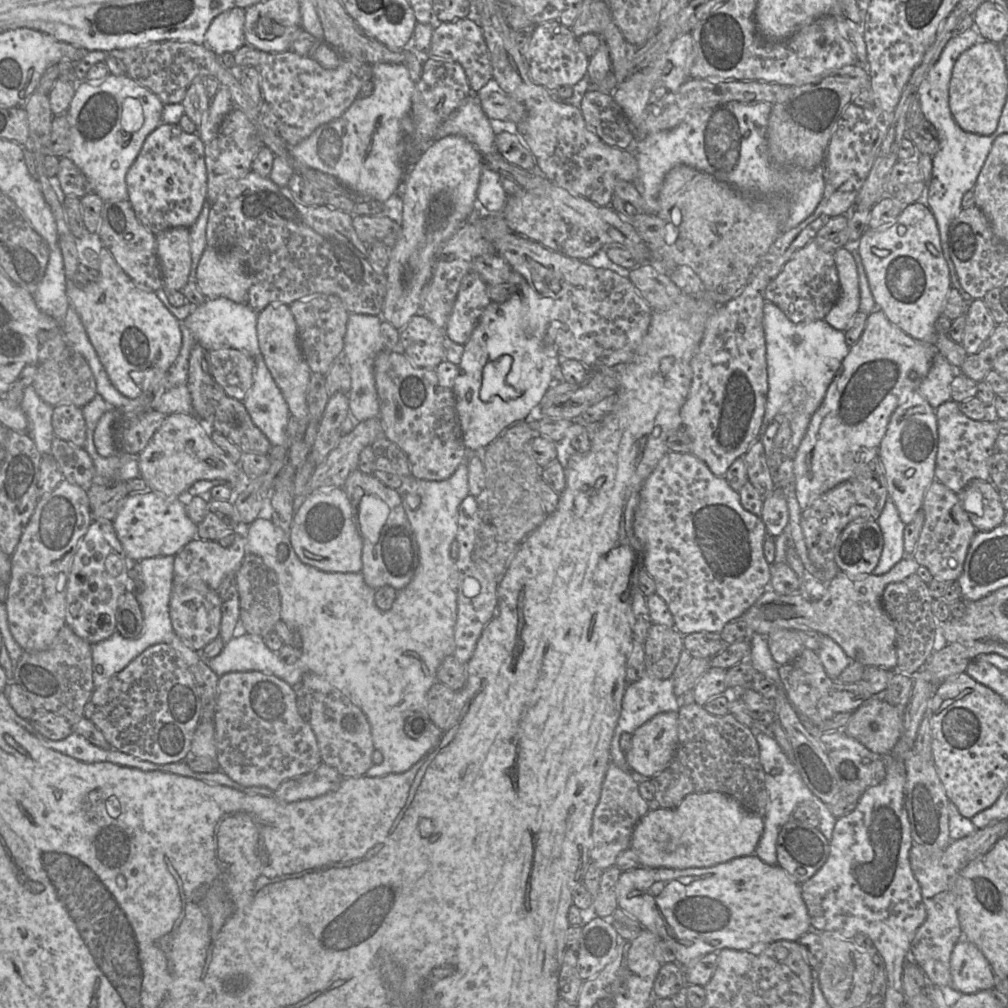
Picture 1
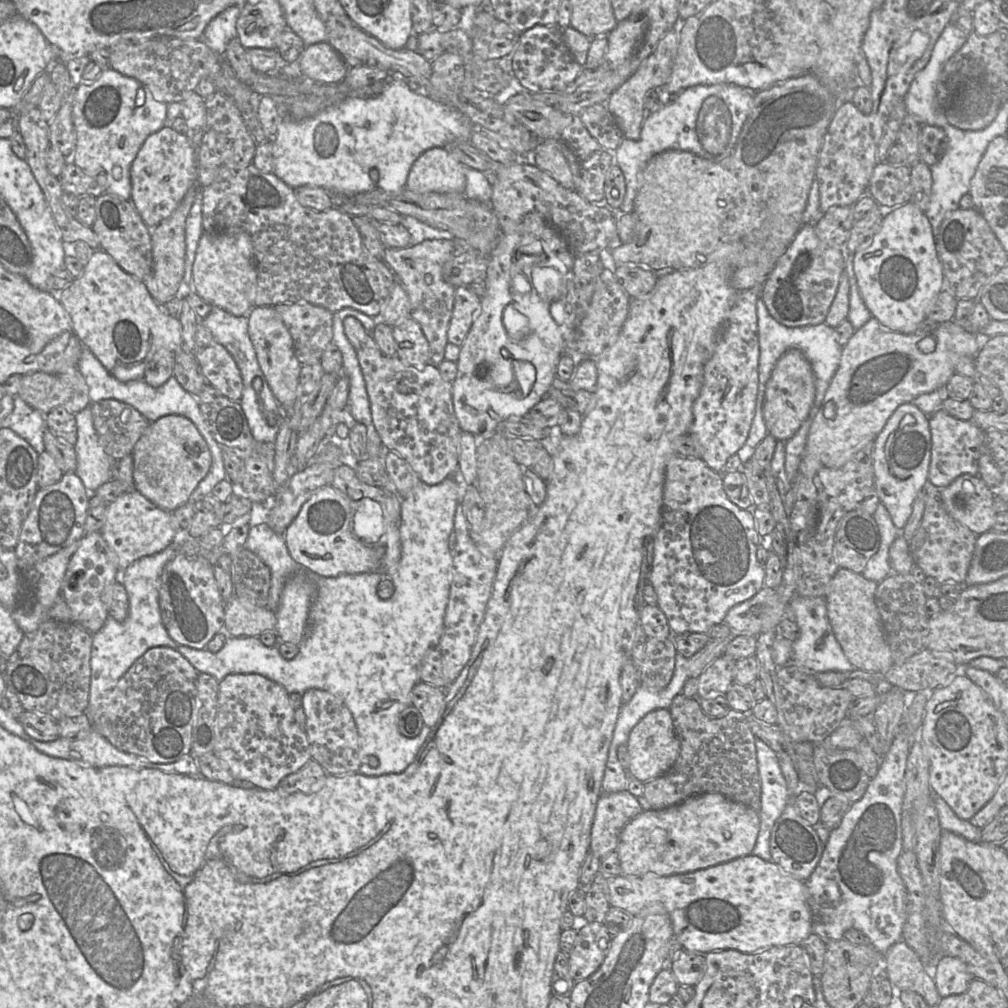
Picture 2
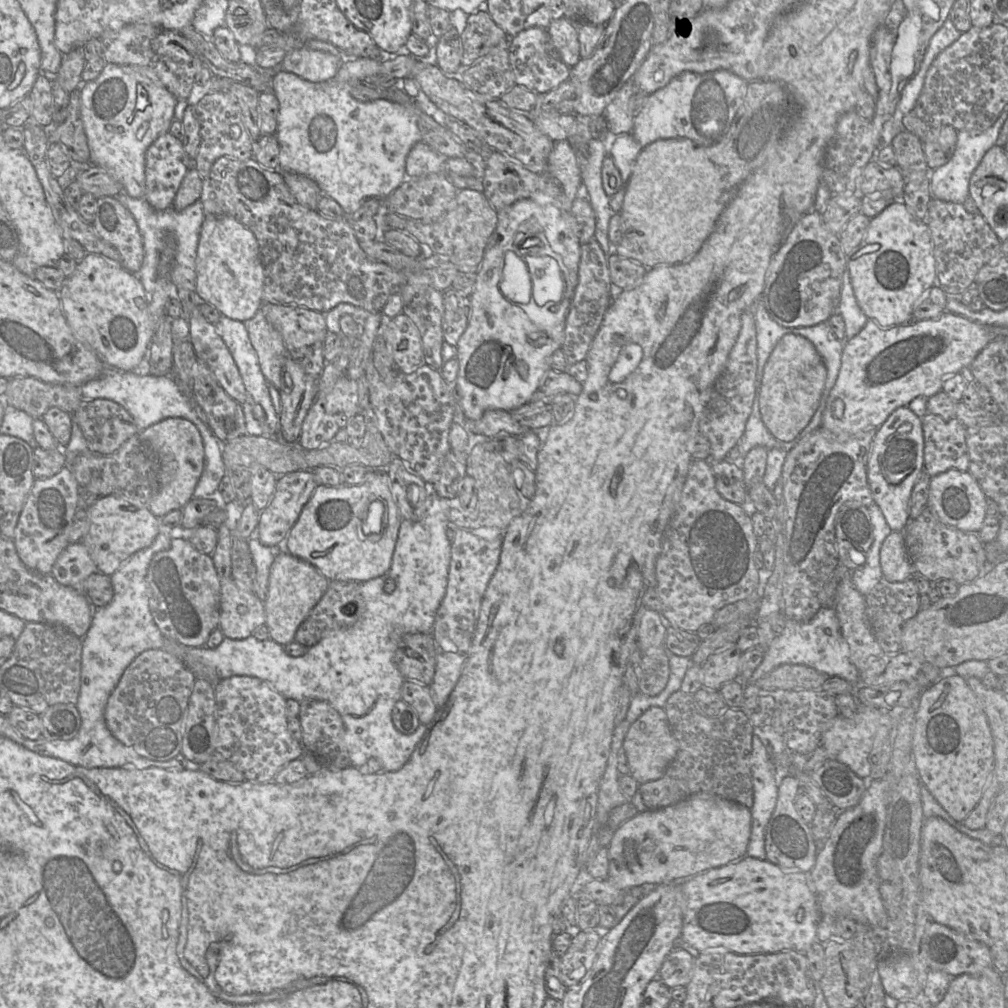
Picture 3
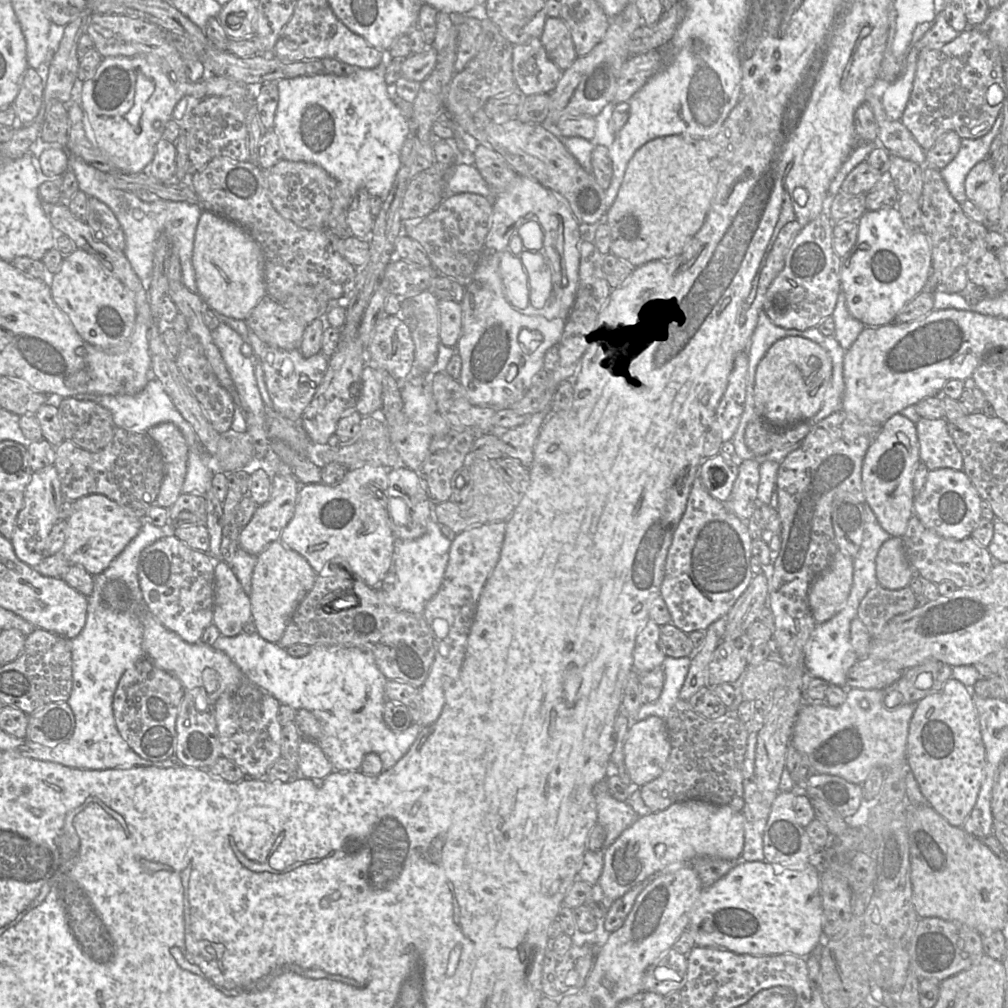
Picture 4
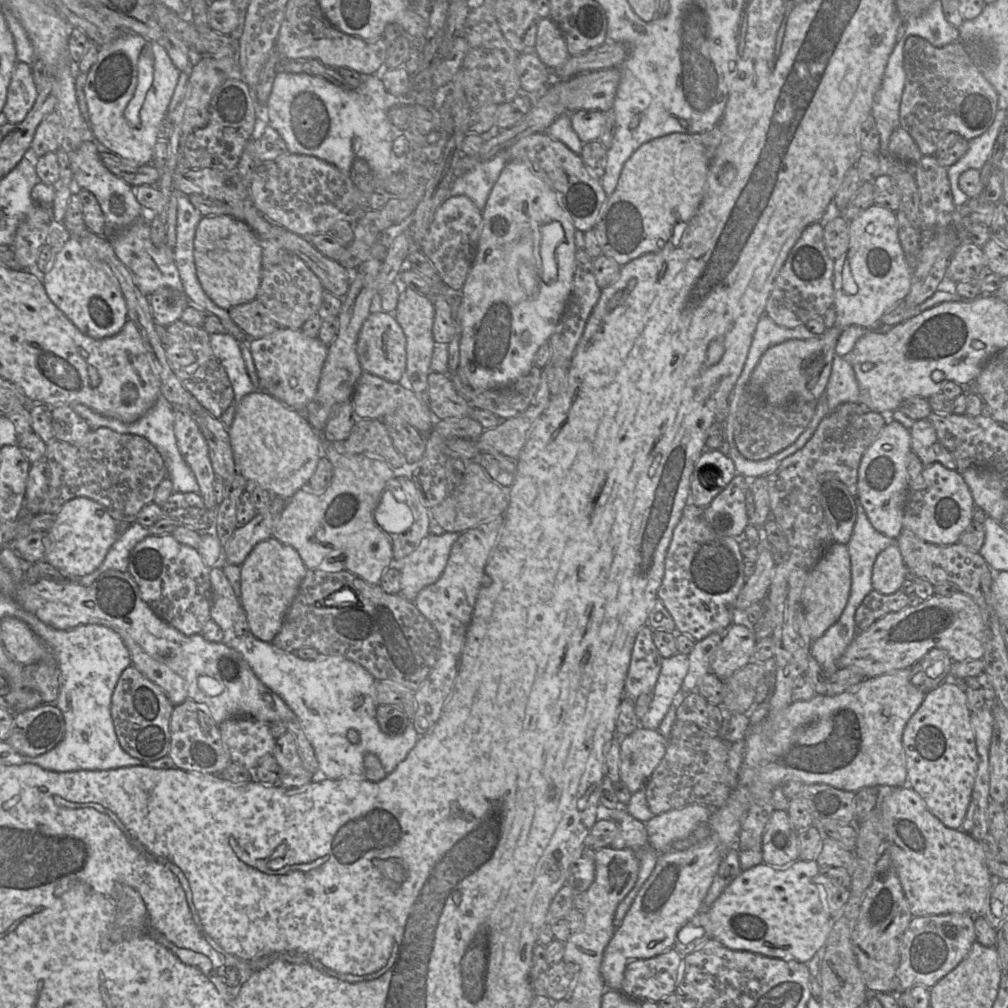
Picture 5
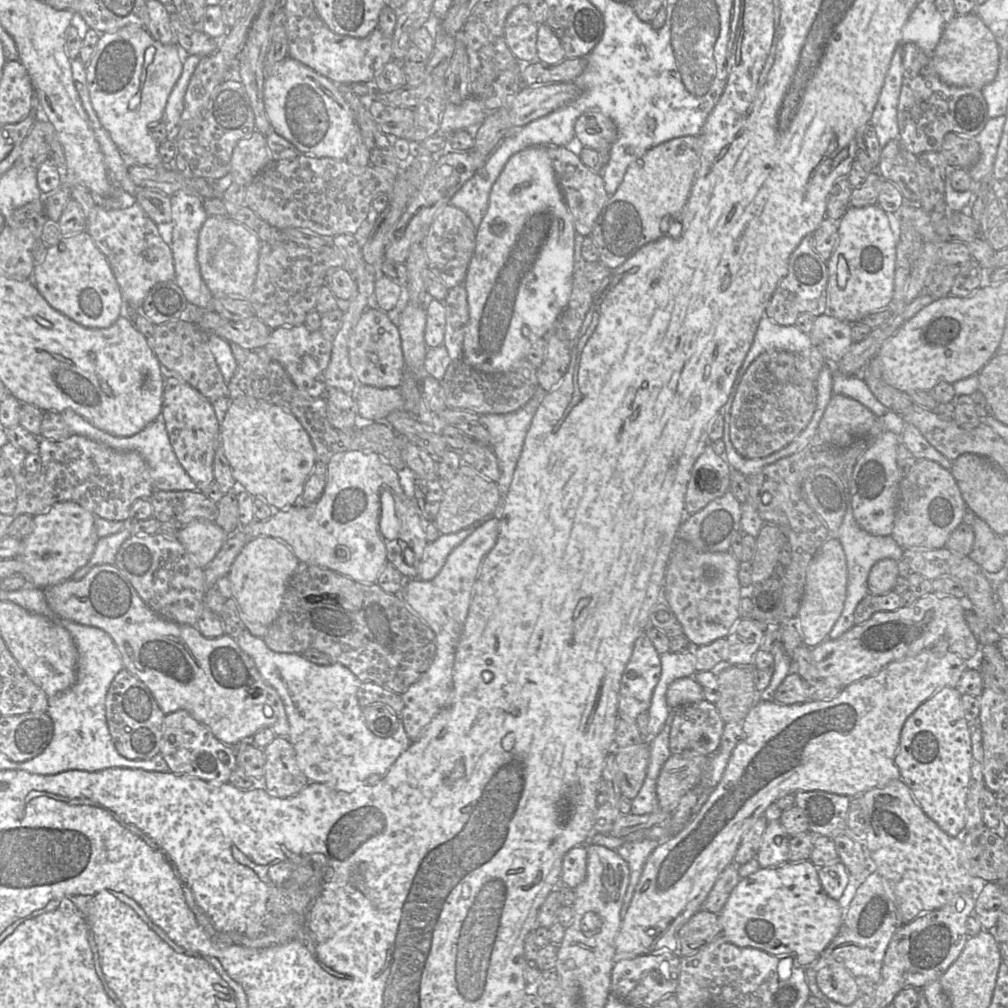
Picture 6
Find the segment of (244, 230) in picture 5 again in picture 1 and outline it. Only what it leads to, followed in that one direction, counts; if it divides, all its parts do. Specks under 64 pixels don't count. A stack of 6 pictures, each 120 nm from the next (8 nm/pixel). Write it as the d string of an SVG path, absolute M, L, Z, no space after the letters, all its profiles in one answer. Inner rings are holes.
M207 246L196 269L196 283L206 299L225 297L247 303L251 275L242 251L217 251Z

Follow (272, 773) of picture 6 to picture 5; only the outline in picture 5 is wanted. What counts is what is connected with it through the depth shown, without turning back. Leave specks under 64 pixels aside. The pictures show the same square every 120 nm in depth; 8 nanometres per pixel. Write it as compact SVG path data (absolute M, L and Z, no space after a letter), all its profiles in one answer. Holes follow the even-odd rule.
M286 732L276 739L271 755L280 766L279 786L281 788L297 789L314 782L316 776L304 768L292 733Z

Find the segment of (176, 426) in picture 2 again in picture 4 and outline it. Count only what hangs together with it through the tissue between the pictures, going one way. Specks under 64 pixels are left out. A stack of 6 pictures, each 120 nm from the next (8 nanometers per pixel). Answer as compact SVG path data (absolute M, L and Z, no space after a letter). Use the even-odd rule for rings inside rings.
M162 422L146 432L158 446L164 463L164 478L156 505L170 508L182 493L187 470L188 446L172 422Z

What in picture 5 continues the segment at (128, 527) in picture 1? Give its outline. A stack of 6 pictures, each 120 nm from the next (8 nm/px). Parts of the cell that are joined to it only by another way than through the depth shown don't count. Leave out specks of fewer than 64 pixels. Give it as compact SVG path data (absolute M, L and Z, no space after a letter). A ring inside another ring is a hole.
M75 497L56 513L53 525L43 537L45 560L58 569L64 579L79 580L101 565L119 537L117 525L103 505L87 497Z

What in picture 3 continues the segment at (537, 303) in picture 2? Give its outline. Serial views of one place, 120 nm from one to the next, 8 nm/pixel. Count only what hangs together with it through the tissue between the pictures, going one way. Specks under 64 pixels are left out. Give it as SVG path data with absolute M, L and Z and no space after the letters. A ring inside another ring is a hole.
M564 296L561 301L558 303L555 302L548 302L544 306L538 306L536 302L531 297L529 303L527 304L515 304L519 307L527 316L528 320L531 321L533 324L538 326L541 329L548 329L552 327L556 327L562 324L563 329L565 329L566 318L564 319L565 314L568 314L570 305L571 305L572 297Z

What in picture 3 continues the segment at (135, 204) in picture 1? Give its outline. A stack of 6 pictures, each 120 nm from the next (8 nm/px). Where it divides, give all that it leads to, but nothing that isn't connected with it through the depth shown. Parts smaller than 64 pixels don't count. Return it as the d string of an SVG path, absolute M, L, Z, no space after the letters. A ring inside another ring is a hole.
M169 132L158 137L145 153L145 195L144 199L155 209L173 207L177 190L189 169L189 159L180 139Z

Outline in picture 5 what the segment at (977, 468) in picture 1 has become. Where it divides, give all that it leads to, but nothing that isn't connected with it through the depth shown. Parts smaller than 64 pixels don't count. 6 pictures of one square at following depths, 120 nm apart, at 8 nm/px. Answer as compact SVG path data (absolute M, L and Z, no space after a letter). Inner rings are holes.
M928 419L915 421L909 431L911 450L919 457L924 466L940 463L948 469L956 470L954 457L938 442L935 428Z

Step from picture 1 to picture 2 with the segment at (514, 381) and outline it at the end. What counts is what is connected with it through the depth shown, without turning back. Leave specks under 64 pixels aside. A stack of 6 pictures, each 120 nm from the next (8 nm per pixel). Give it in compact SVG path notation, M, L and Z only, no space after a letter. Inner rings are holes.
M531 212L527 214L513 233L503 234L500 228L500 236L488 256L488 267L485 278L487 292L486 295L481 298L480 310L475 316L462 346L460 346L461 351L457 361L457 375L454 382L452 382L454 412L458 419L460 429L475 435L478 439L494 435L498 432L499 423L501 421L511 417L524 417L540 402L547 395L553 380L557 377L557 366L561 355L564 353L546 346L533 332L524 340L514 341L508 335L503 324L503 311L512 301L512 263L514 255L519 246L534 242L534 239L540 239L542 250L545 253L558 254L571 270L573 268L574 255L569 249L566 240L557 229L547 223L540 213ZM502 349L506 349L510 353L510 358L503 357ZM514 360L528 361L532 363L535 368L535 374L530 383L529 390L525 391L523 395L521 395L519 391L503 392L500 390L500 388L509 386L514 380Z

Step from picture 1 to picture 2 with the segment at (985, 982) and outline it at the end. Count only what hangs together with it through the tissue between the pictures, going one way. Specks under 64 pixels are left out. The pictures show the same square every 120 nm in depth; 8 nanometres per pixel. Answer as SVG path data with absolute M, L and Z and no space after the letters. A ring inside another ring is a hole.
M945 956L936 966L933 978L939 995L945 998L966 992L974 976L961 959Z

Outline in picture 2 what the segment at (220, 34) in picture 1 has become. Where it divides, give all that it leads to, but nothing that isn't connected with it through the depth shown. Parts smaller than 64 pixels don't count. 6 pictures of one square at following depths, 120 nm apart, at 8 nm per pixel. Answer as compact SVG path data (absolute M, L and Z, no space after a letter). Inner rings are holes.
M230 6L214 17L203 33L205 43L221 57L224 57L230 40L237 38L236 23L241 6Z

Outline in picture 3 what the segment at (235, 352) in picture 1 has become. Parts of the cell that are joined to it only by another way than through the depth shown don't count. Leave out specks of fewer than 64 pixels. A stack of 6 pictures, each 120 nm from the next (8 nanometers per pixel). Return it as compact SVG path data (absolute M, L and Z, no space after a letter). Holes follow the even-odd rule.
M195 306L188 318L189 339L194 348L196 357L203 360L210 371L213 373L218 384L223 390L240 405L248 403L252 409L252 414L257 420L264 420L265 413L263 408L257 404L245 390L243 381L239 374L238 368L224 344L221 337L215 332L214 324L208 322L201 314L199 306Z

